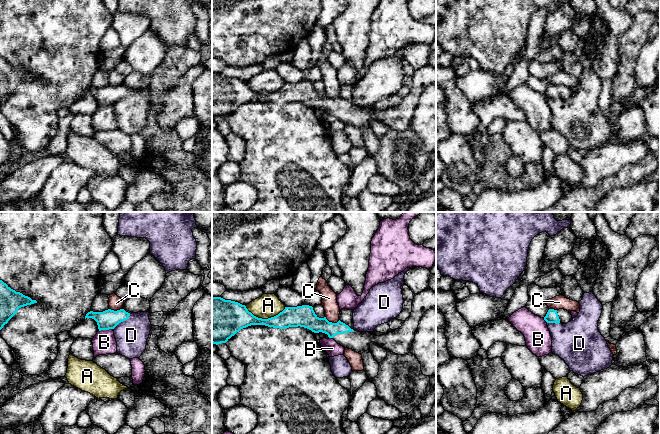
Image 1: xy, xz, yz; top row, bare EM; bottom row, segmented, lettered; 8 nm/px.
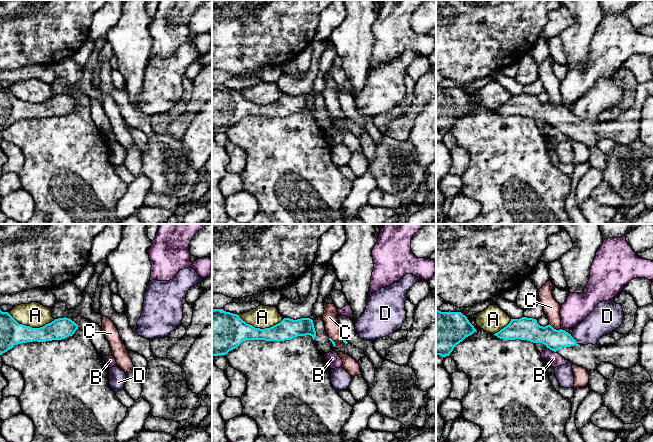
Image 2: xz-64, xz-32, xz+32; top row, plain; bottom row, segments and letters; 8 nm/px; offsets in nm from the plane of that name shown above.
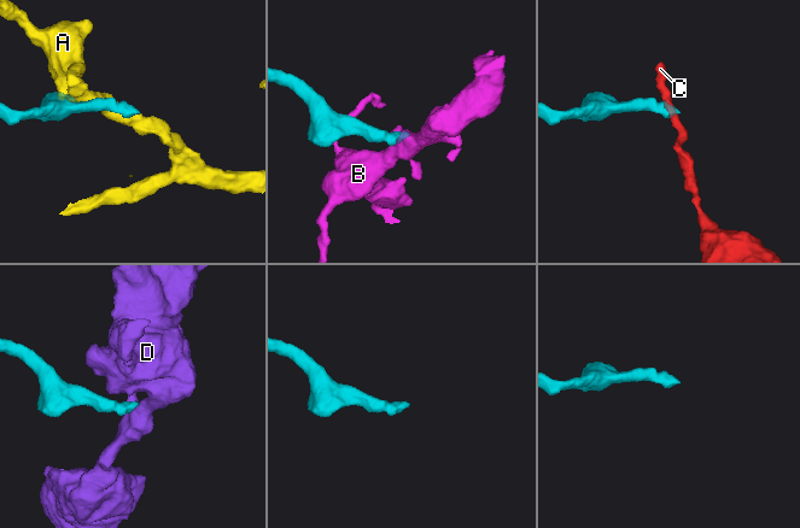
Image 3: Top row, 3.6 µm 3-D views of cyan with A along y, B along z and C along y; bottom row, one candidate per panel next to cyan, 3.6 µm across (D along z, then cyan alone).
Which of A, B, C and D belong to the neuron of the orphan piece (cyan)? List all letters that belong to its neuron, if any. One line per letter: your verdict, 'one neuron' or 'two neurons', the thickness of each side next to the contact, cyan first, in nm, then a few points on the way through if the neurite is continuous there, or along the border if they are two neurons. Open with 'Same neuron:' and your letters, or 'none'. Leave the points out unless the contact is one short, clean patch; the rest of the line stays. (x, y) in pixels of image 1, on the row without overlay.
Same neuron: none
A: two neurons; 240 nm thick on the cyan side, 190 nm on the other
B: two neurons; 160 nm thick on the cyan side, 190 nm on the other; border along xy (112, 104), (99, 107)
C: two neurons; 180 nm thick on the cyan side, 130 nm on the other; border along xz (325, 92), (332, 98), (339, 96)
D: two neurons; 160 nm thick on the cyan side, 260 nm on the other; border along xy (130, 90), (113, 105)

